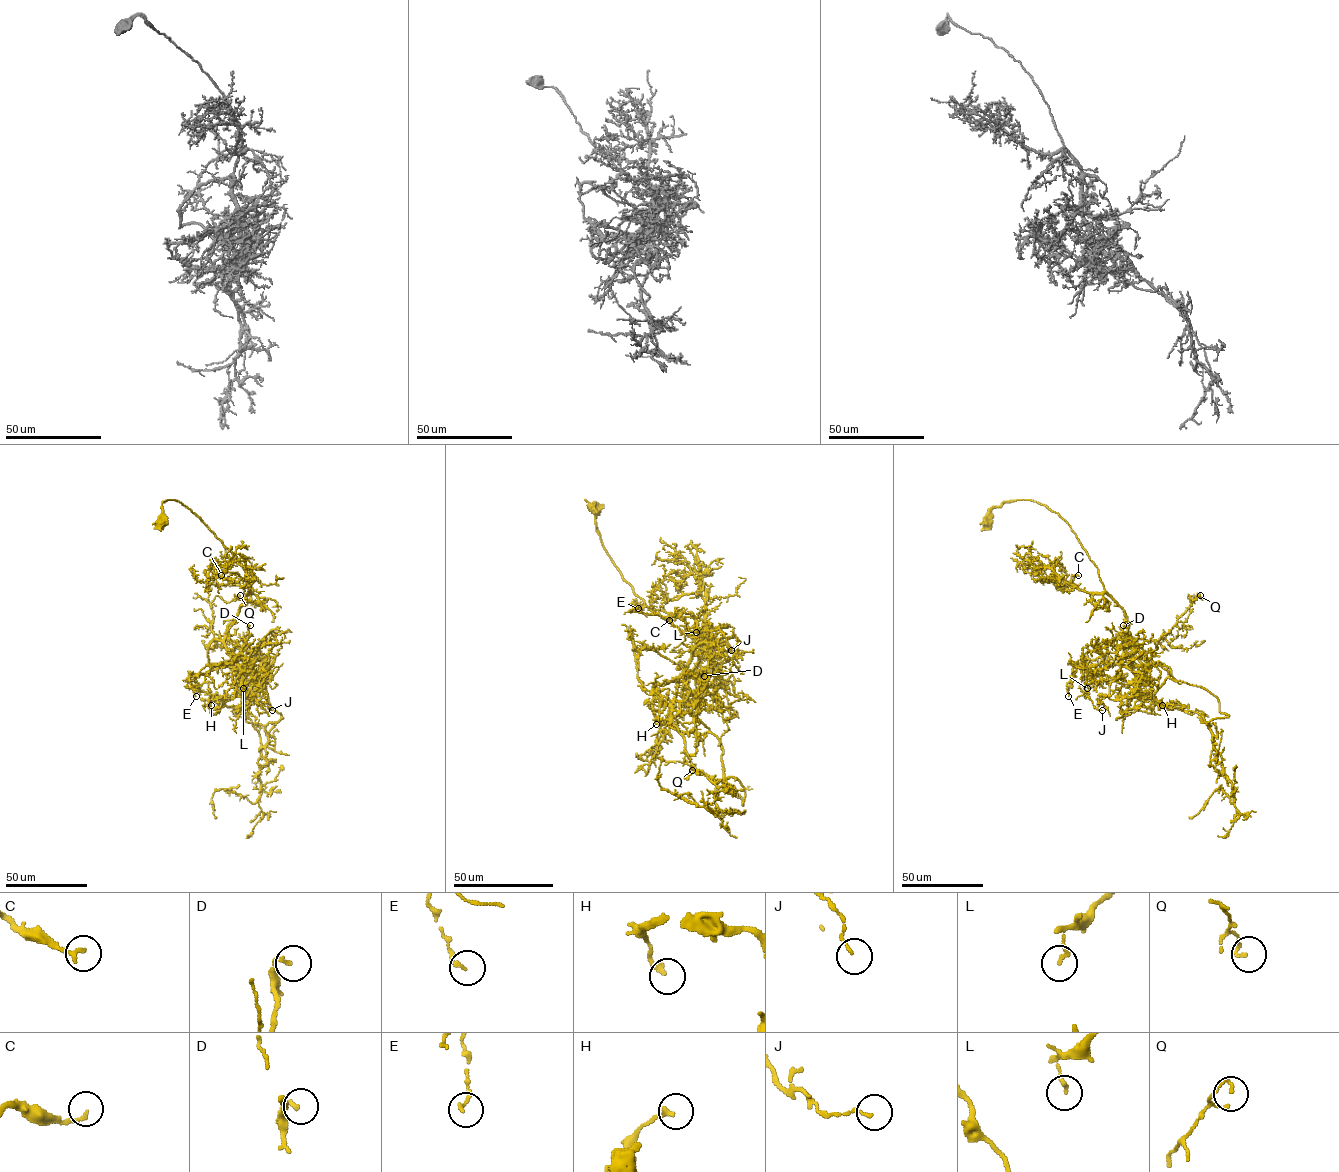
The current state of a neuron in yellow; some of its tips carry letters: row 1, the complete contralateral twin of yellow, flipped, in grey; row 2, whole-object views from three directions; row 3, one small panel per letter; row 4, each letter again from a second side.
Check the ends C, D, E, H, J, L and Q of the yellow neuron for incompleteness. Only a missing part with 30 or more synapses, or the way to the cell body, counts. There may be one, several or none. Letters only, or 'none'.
none

